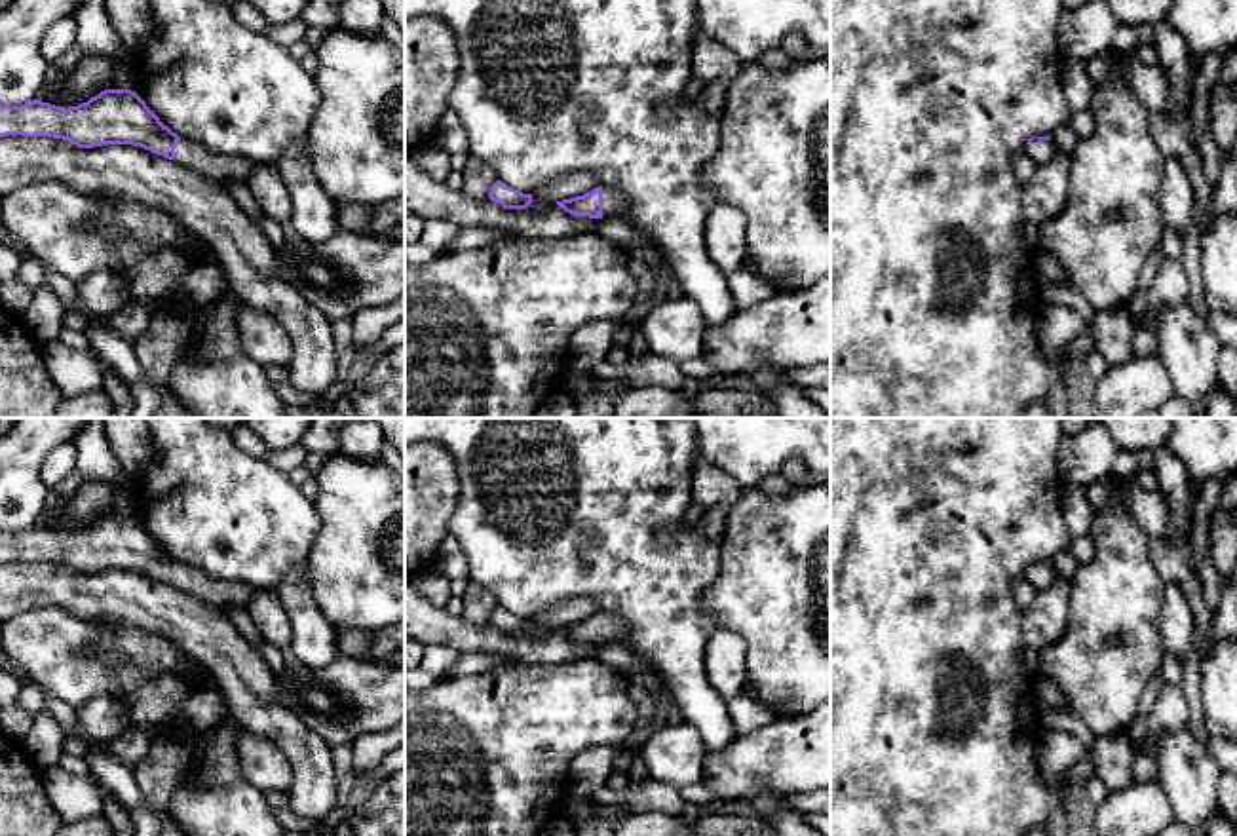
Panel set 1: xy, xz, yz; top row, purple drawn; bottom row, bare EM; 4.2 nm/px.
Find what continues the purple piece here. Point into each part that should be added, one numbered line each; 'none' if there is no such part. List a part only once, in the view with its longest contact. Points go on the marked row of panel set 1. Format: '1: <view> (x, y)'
1: xz (612, 198)

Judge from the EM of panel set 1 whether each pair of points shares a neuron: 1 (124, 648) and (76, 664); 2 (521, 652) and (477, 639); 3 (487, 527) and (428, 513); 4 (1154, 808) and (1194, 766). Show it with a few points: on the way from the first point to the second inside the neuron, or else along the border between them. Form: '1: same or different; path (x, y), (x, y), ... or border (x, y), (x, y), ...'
1: different; border (99, 620), (113, 631), (111, 652), (151, 673)
2: same; path (510, 645), (489, 639)
3: different; border (458, 475), (458, 502), (449, 519), (447, 532)
4: different; border (1158, 779), (1175, 816)

